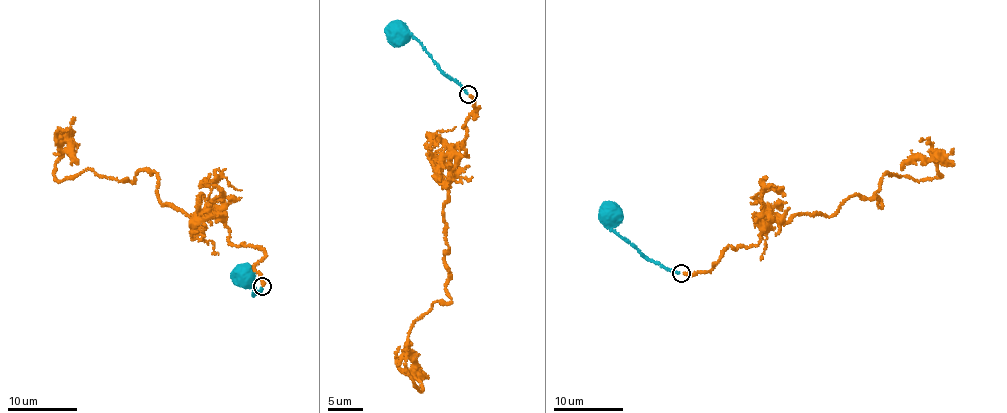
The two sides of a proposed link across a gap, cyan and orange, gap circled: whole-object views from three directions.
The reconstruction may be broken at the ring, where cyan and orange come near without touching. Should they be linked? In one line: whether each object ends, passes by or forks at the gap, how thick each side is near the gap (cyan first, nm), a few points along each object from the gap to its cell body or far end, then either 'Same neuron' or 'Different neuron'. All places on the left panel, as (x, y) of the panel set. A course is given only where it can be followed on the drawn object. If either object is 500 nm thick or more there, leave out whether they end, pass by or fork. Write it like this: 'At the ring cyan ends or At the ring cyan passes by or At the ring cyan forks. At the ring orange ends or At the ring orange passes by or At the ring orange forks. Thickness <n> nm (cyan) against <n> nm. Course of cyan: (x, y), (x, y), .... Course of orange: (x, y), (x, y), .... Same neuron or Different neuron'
At the ring cyan ends. At the ring orange ends. Thickness 200 nm (cyan) against 200 nm. Course of cyan: (261, 287), (261, 291), (253, 293), (255, 288), (241, 278), (241, 265). Course of orange: (262, 284), (263, 252), (161, 204), (153, 170), (56, 181), (61, 144), (78, 164). Different neuron

